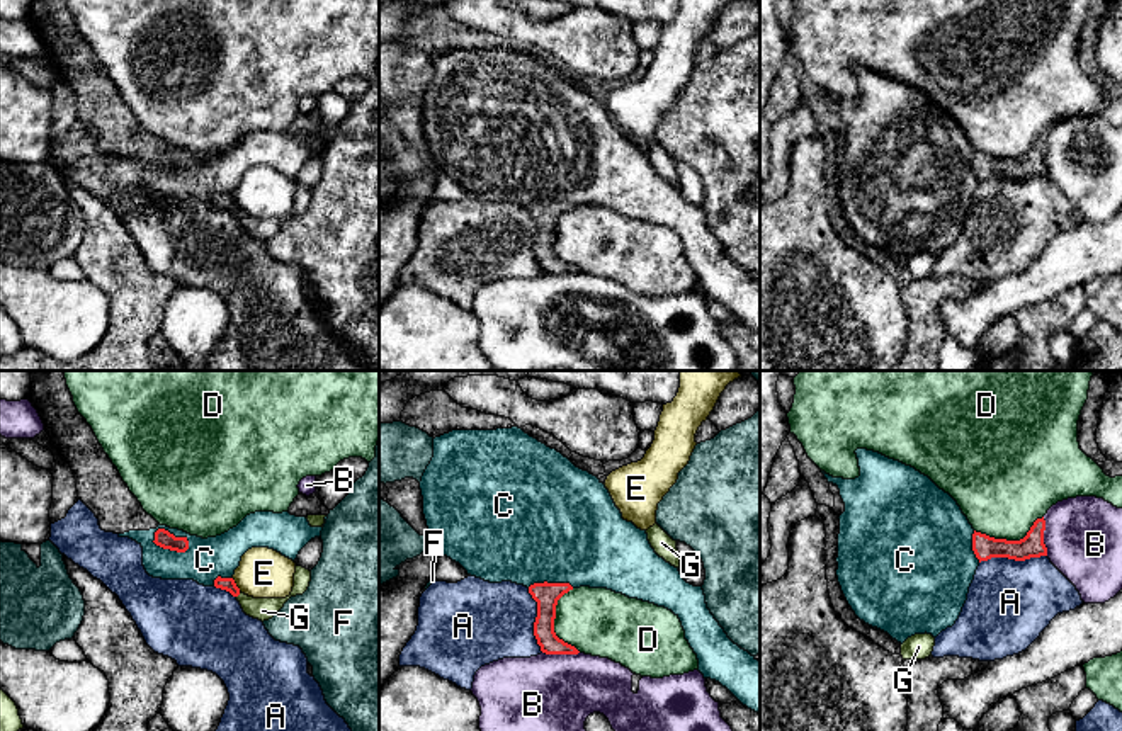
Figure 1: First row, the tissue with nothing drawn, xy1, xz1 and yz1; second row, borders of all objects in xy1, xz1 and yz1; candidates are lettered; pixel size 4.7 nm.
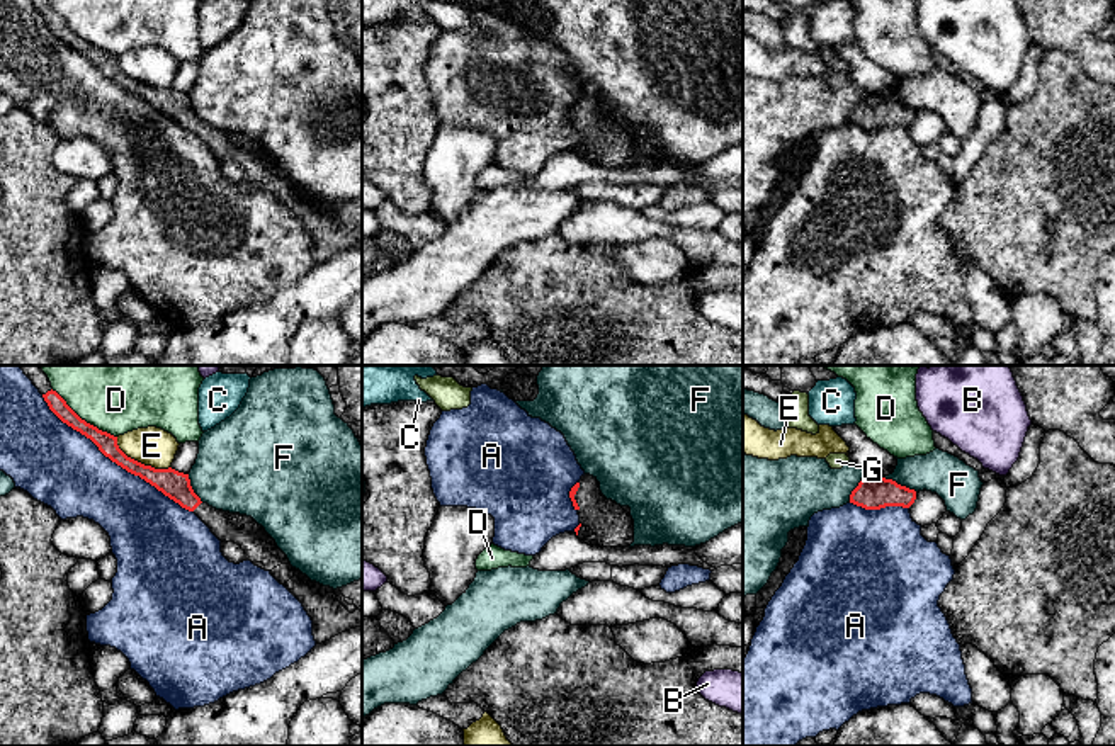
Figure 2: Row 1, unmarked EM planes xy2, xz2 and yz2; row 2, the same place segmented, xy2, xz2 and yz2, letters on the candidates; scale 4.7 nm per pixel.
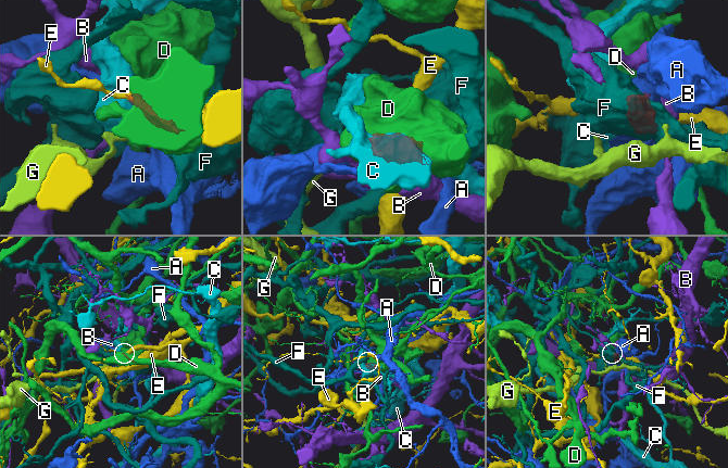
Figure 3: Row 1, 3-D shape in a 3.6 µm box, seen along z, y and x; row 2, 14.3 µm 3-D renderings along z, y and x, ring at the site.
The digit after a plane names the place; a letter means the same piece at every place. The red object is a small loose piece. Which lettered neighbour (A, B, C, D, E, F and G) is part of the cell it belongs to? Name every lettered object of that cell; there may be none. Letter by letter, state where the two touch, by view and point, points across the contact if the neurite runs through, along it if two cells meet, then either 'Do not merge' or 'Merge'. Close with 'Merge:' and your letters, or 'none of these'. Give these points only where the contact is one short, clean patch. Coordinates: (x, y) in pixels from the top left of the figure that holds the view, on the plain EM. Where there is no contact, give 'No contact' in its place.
A: Touches red at xy2 (114, 80). Do not merge
B: Touches red at yz1 (1042, 155). Boundary: yz1 (1042, 136), (1048, 174). Do not merge
C: Touches red at xy1 (172, 153). Boundary: xy1 (153, 152), (167, 148), (177, 157), (184, 157), (189, 167). Do not merge
D: Touches red at xz1 (553, 243). Do not merge
E: Touches red at xy2 (140, 82). Do not merge
F: Touches red at yz2 (877, 96). Do not merge
G: Touches red at xy1 (238, 213). Boundary: xy1 (240, 211), (237, 216). Do not merge
Merge: none of these

